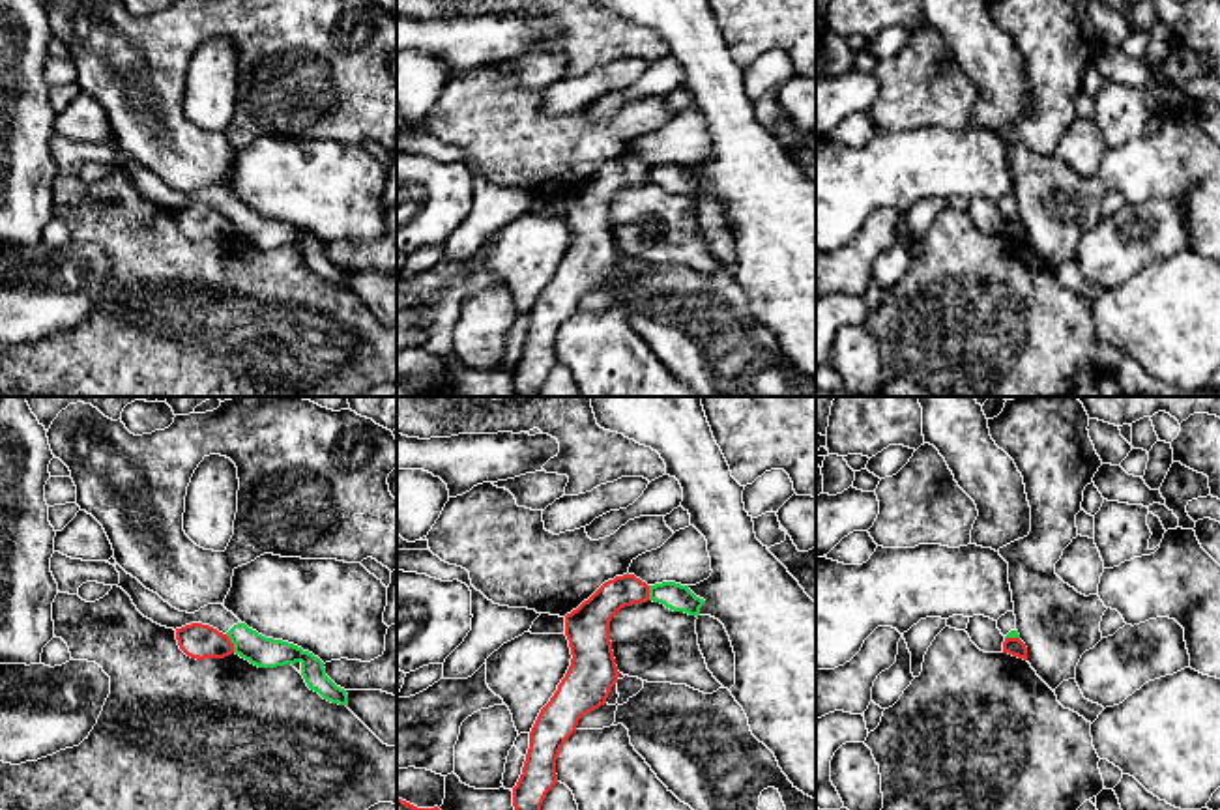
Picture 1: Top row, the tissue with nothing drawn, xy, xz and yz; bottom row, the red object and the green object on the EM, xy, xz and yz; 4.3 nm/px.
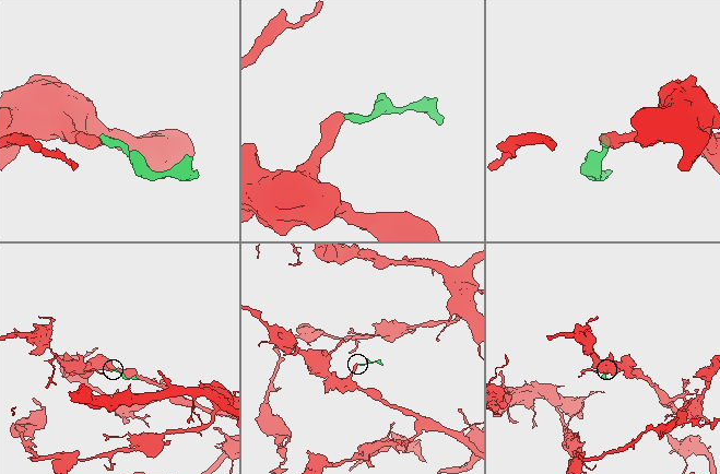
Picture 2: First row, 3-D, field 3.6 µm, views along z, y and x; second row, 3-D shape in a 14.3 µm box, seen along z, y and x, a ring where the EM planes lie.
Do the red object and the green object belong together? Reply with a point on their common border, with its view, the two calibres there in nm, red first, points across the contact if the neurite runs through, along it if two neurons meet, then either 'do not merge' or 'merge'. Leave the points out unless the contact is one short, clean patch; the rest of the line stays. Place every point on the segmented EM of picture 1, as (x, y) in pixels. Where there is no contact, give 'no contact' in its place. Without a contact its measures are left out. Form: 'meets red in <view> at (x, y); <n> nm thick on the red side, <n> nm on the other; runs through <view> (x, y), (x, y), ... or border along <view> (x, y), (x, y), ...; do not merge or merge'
meets red in xy at (232, 644); 150 nm thick on the red side, 130 nm on the other; border along xy (225, 635), (234, 651); do not merge

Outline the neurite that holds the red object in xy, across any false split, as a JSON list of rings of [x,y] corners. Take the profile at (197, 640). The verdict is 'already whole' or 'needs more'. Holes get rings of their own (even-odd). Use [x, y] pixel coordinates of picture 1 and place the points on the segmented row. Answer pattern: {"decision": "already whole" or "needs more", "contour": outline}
{"decision": "already whole", "contour": [[[191,623],[176,629],[180,649],[196,660],[225,658],[234,653],[230,638],[217,629],[202,623]]]}

